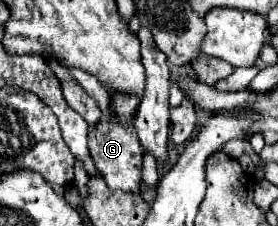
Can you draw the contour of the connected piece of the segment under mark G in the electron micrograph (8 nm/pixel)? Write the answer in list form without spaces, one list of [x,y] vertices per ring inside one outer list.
[[[100,119],[96,125],[88,127],[88,149],[90,157],[94,161],[94,167],[98,167],[98,173],[104,177],[106,185],[110,189],[120,189],[120,191],[130,191],[136,193],[140,189],[140,171],[142,171],[142,145],[138,143],[138,137],[134,135],[132,129],[126,125],[114,123],[110,119]]]

